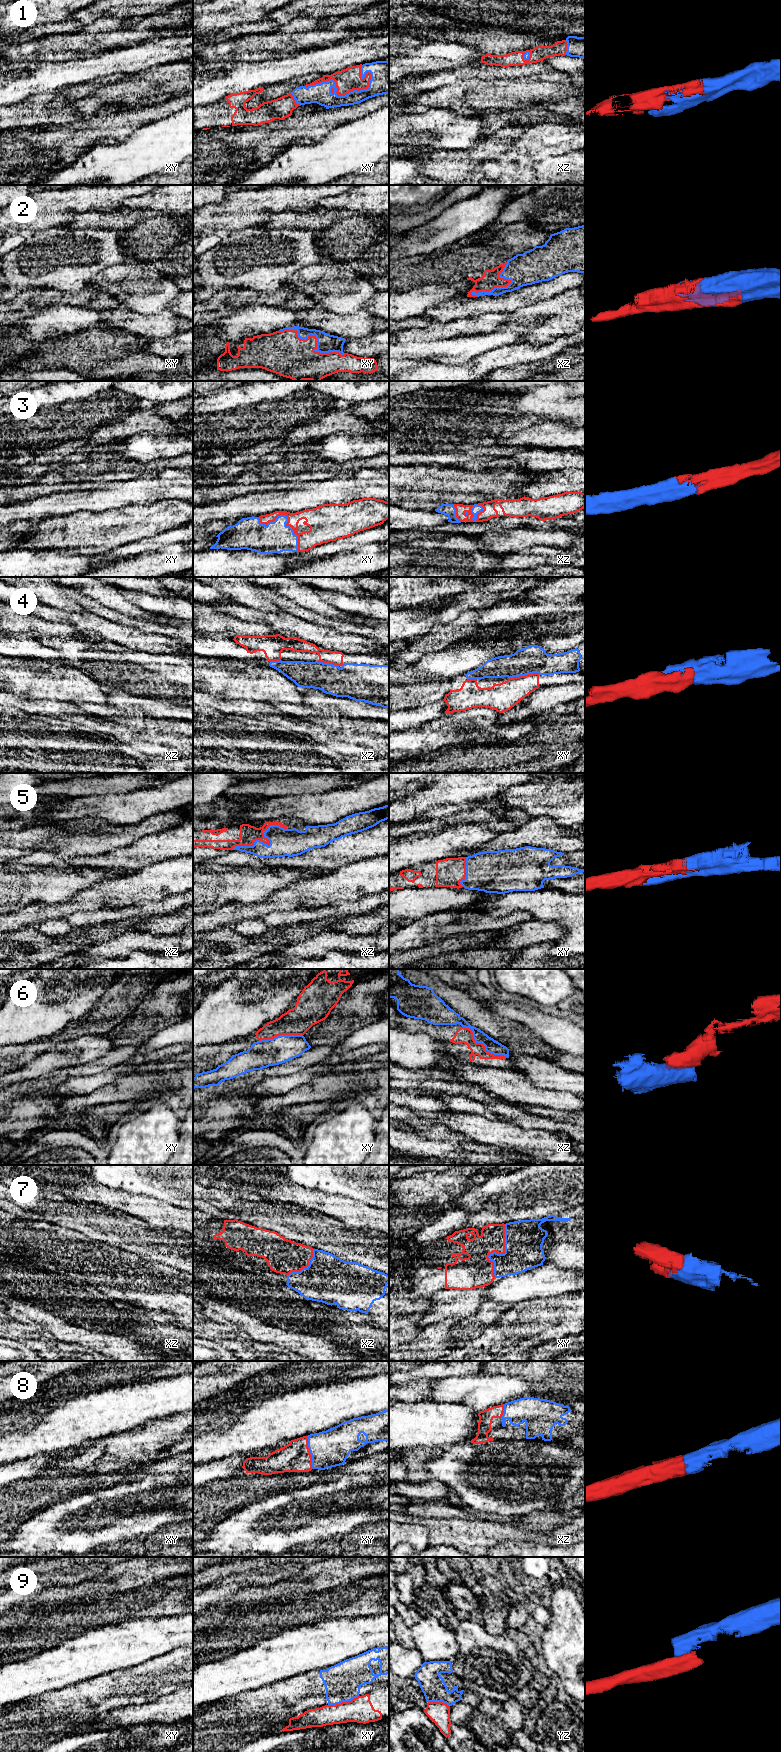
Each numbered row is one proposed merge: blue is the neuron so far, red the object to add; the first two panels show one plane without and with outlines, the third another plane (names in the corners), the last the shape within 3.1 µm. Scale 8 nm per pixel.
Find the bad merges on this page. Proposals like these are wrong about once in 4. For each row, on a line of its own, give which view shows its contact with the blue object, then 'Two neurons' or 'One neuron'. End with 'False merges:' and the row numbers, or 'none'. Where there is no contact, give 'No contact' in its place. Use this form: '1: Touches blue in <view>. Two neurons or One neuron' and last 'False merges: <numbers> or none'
1: Touches blue in xy. One neuron
2: Touches blue in xy. One neuron
3: Touches blue in xy. One neuron
4: Touches blue in xy. One neuron
5: Touches blue in xz. One neuron
6: Touches blue in xz. Two neurons
7: Touches blue in xy. One neuron
8: Touches blue in xy. One neuron
9: Touches blue in xy. Two neurons
False merges: 6, 9

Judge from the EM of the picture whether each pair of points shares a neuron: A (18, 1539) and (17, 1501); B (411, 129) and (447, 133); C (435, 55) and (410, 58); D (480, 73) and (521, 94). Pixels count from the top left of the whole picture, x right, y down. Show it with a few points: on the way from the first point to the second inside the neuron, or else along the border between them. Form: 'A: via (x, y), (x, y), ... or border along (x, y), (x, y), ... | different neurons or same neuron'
A: border along (37, 1512), (27, 1517), (12, 1530) | different neurons
B: via (420, 129), (438, 129) | same neuron
C: via (429, 56), (416, 57) | same neuron
D: border along (464, 79), (481, 78), (488, 80) | different neurons

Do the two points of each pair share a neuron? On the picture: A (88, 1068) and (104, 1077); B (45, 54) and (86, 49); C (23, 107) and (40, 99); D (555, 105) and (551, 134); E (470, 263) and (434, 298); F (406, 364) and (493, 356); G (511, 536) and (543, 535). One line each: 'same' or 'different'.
A: different
B: same
C: same
D: different
E: different
F: different
G: same

